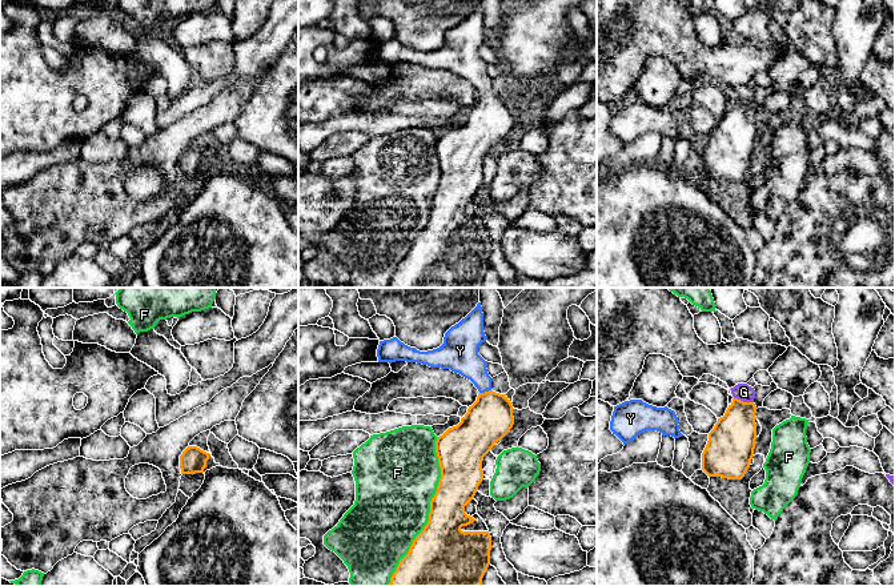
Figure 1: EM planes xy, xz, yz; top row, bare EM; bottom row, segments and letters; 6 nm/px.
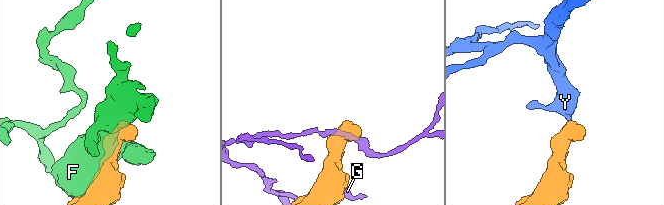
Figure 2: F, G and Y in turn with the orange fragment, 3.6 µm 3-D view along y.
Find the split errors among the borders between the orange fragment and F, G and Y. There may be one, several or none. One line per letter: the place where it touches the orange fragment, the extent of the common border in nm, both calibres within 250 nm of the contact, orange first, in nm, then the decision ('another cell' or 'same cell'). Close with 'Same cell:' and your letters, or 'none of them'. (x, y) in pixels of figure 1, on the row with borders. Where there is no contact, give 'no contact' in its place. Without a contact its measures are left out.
F: xz (430, 512) | 950 nm | 360/460 nm | another cell
G: yz (742, 401) | 120 nm | 280/100 nm | another cell
Y: xz (485, 392) | 80 nm | 280/200 nm | same cell
Same cell: Y

